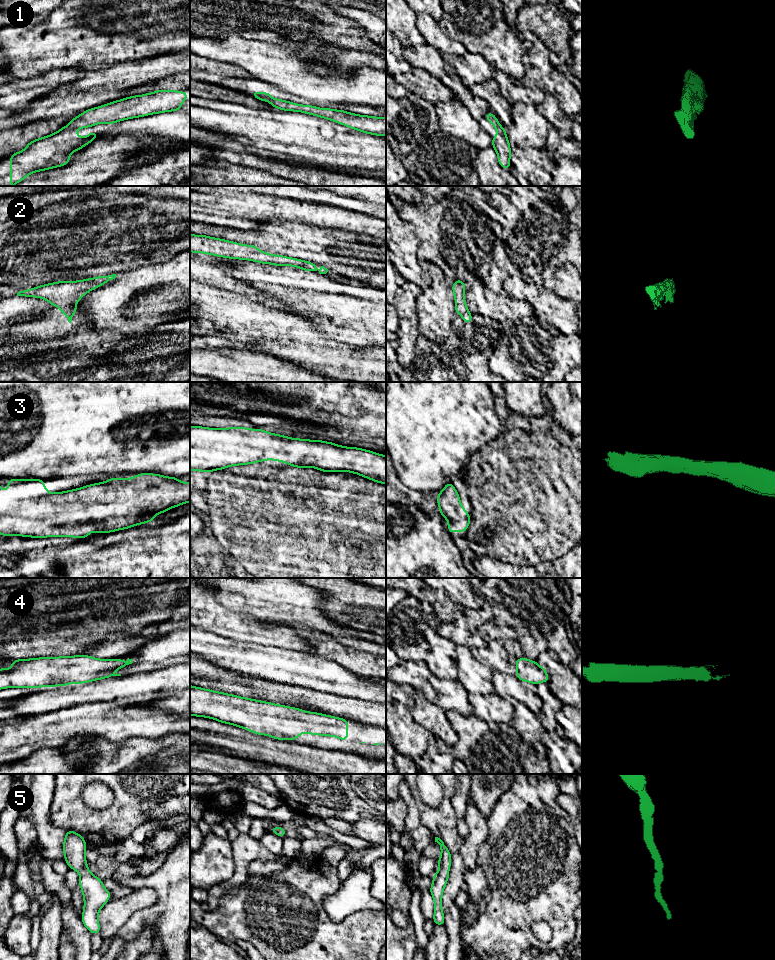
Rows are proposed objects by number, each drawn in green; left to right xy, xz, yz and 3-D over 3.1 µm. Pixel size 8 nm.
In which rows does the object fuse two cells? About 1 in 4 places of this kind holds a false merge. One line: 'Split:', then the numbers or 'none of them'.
Split: none of them

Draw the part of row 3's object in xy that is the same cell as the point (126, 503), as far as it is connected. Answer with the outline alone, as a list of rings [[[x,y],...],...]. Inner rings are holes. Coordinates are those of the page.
[[[142,473],[137,474],[129,479],[121,479],[112,477],[108,481],[100,482],[96,484],[91,484],[83,486],[78,489],[73,489],[64,492],[48,493],[47,488],[44,485],[43,479],[8,479],[7,485],[10,487],[7,491],[2,491],[0,485],[0,534],[3,536],[23,536],[23,537],[34,537],[34,538],[44,538],[44,537],[75,537],[75,538],[87,538],[89,533],[109,533],[122,529],[128,529],[130,527],[140,525],[143,523],[148,523],[155,519],[153,516],[156,514],[162,514],[163,512],[174,508],[176,506],[181,506],[184,503],[190,502],[190,482],[179,482],[178,477],[166,477],[159,474]]]

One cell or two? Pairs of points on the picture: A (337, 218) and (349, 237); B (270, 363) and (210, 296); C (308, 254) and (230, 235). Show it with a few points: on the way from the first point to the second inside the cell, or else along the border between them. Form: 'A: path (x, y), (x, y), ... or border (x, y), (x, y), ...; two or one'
A: border (331, 226), (346, 231), (367, 234); two
B: border (257, 351), (278, 358); two
C: path (289, 239), (249, 236); one

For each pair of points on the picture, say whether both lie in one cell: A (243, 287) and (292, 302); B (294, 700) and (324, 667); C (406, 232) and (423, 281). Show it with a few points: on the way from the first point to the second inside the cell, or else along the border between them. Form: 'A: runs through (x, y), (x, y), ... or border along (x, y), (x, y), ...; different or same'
A: border along (248, 284), (265, 291), (271, 299); different
B: border along (282, 683), (328, 693); different
C: runs through (406, 244), (411, 269); same

